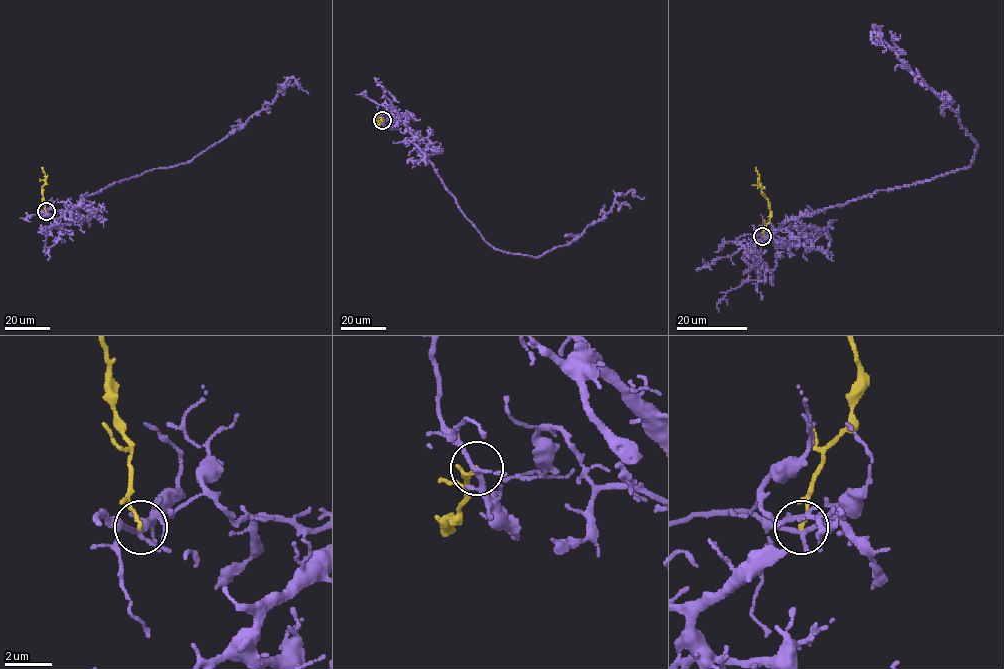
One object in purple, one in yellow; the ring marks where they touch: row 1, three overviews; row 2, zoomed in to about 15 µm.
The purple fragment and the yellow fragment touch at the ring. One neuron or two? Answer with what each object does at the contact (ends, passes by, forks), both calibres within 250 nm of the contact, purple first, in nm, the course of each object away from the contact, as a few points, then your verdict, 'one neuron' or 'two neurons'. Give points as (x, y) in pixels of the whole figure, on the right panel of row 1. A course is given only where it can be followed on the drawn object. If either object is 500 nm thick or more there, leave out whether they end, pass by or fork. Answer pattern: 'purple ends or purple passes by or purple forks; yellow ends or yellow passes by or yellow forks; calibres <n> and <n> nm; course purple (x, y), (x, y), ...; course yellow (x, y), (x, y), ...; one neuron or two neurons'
purple forks; yellow ends; calibres 180 and 160 nm; course purple (762, 236), (737, 243), (748, 248), (795, 217), (969, 167), (977, 144), (956, 113), (875, 26), (883, 52); course yellow (762, 236), (770, 209), (760, 190), (755, 168); two neurons

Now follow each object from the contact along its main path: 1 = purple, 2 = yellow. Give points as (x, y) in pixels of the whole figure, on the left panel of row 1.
1: (46, 211), (58, 219), (82, 198), (116, 182), (189, 162), (266, 108), (289, 78), (309, 94)
2: (46, 211), (41, 187), (45, 183), (45, 174), (42, 168)

